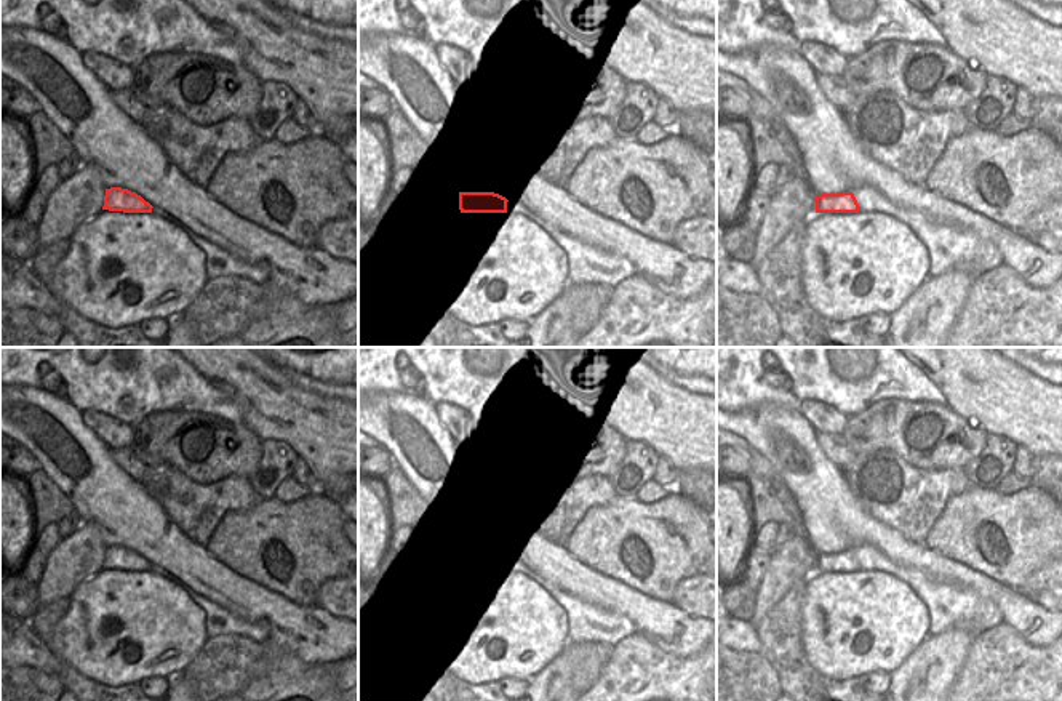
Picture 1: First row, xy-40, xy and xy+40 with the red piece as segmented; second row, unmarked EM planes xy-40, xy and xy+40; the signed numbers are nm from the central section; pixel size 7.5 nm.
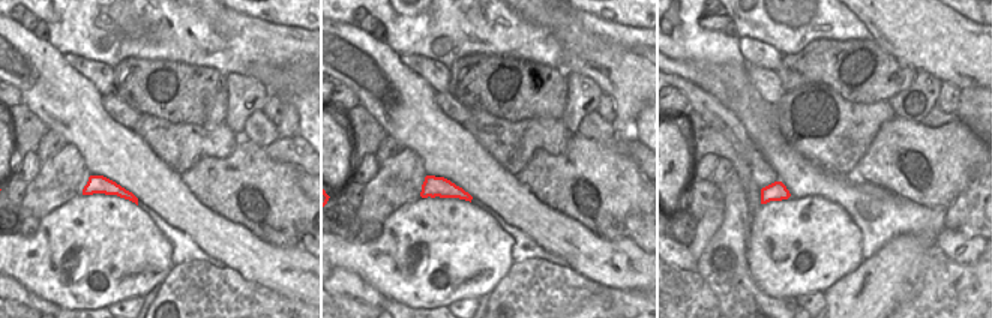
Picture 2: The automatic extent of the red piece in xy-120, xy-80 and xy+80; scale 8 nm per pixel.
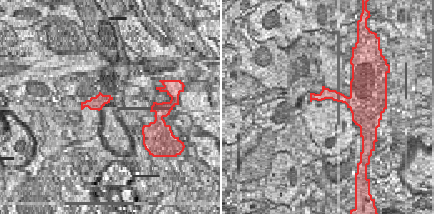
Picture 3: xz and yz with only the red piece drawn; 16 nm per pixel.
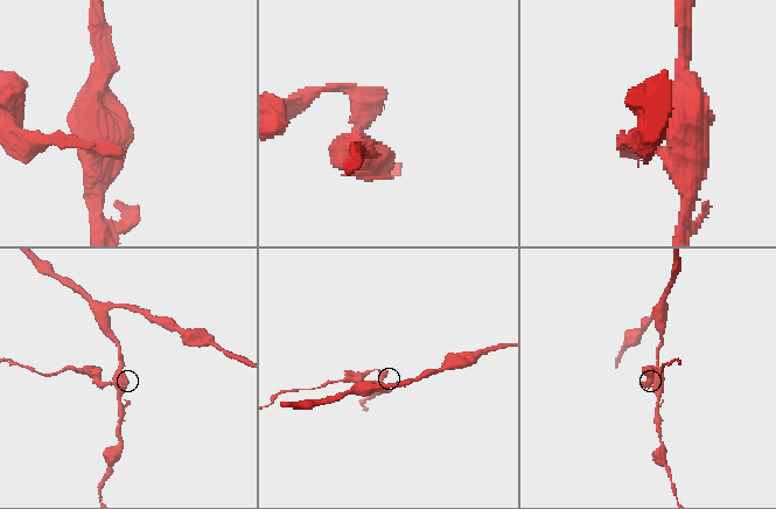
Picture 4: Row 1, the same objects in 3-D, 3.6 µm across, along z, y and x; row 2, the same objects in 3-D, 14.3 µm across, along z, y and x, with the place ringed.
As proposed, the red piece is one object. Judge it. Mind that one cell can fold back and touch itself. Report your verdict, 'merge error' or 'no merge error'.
merge error

